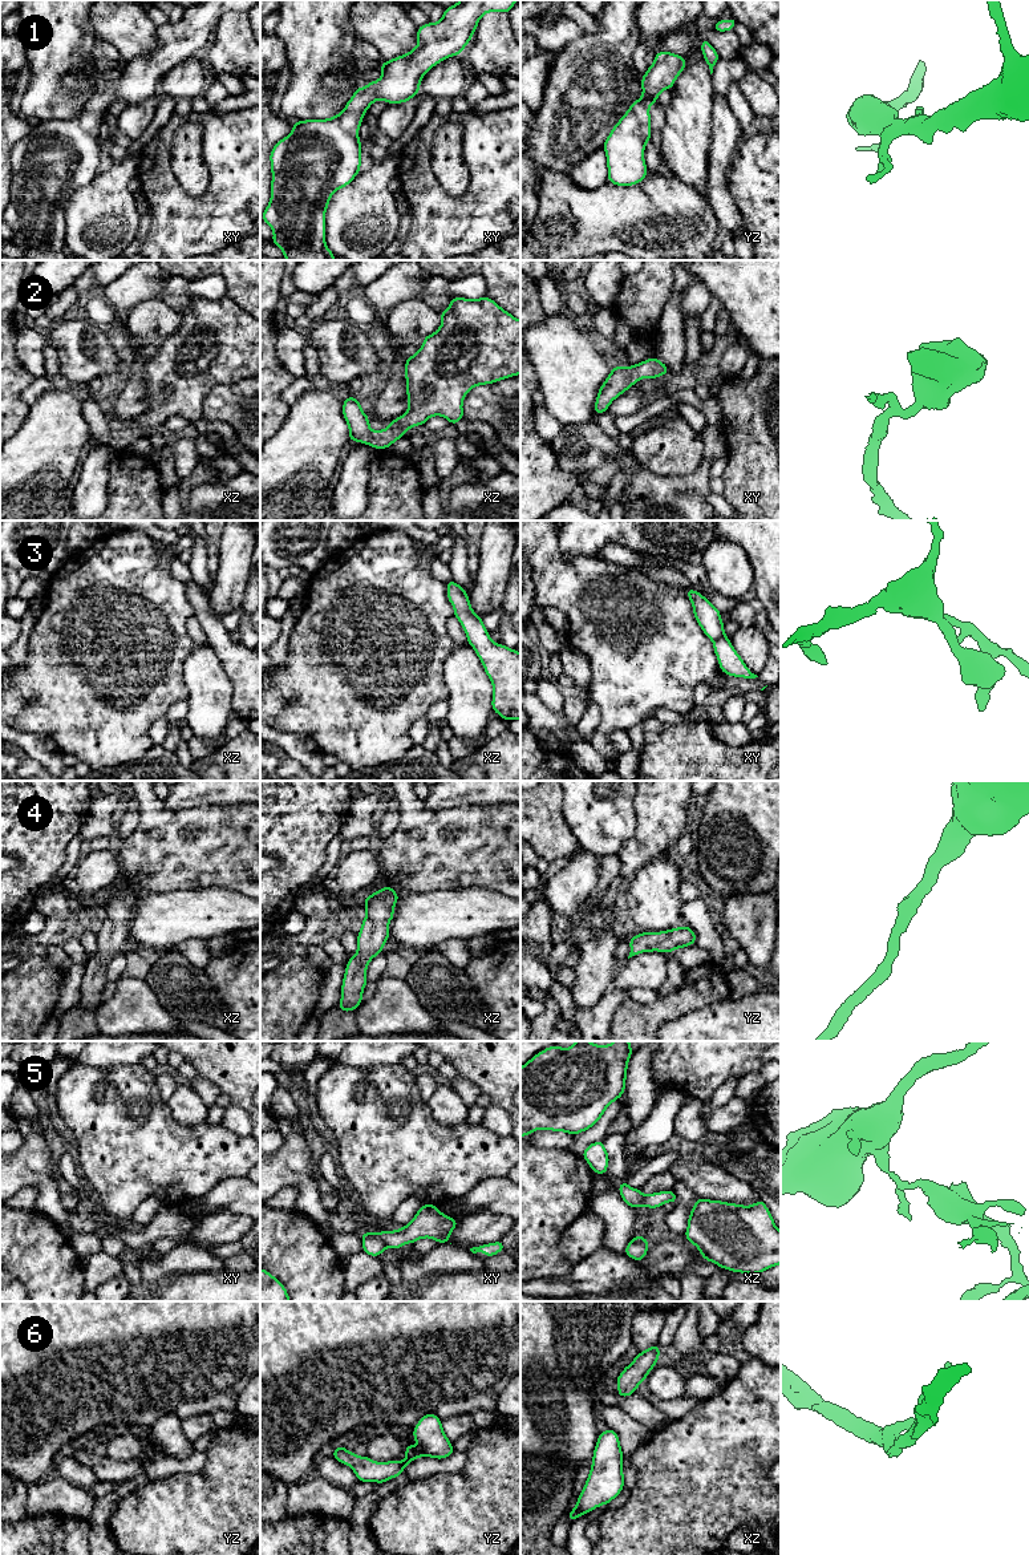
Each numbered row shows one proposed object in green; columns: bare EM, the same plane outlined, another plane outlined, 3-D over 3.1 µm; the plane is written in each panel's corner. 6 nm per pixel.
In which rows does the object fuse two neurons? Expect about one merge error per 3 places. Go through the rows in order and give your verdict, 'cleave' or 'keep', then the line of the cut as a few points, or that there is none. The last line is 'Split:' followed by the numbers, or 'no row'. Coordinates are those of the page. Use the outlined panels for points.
1: keep | no cut
2: keep | no cut
3: cleave | xy (724, 635), (713, 642)
4: keep | no cut
5: cleave | xy (365, 1232), (376, 1235), (387, 1246)
6: keep | no cut
Split: 3, 5

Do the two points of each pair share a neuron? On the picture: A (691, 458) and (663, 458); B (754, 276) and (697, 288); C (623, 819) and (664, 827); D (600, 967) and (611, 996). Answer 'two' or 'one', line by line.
A: one
B: two
C: two
D: two

